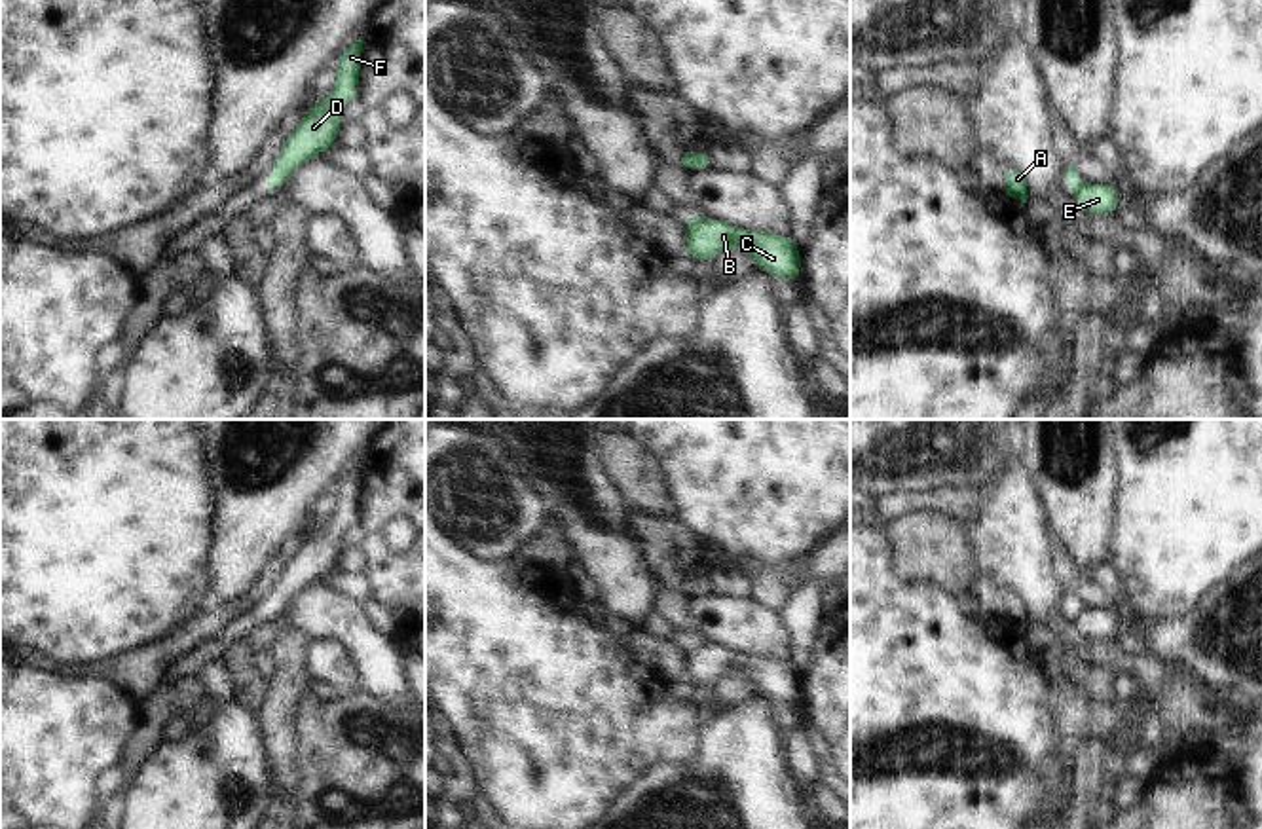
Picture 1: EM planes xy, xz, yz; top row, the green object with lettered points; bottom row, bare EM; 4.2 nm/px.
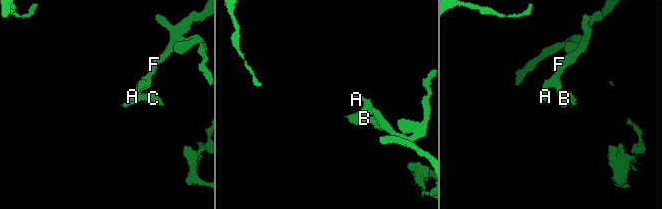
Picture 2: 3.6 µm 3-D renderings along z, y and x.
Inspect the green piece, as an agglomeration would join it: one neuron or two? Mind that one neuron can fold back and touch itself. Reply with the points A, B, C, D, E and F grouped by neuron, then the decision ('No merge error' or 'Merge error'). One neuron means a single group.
Groups: A D F / B C E. Merge error

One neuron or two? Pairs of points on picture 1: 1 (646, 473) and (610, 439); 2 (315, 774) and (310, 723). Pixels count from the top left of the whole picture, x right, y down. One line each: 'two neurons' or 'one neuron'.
1: one neuron
2: one neuron

